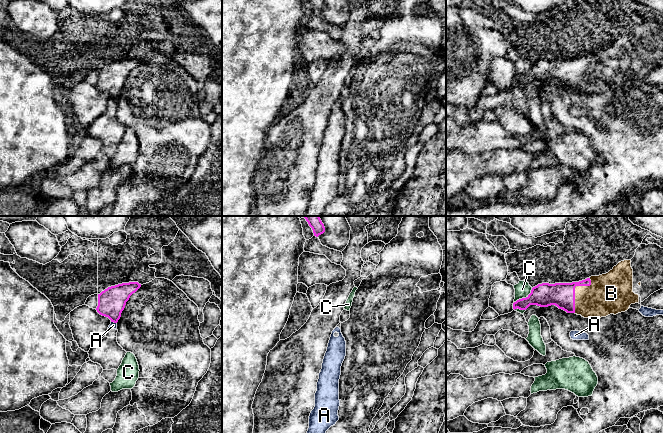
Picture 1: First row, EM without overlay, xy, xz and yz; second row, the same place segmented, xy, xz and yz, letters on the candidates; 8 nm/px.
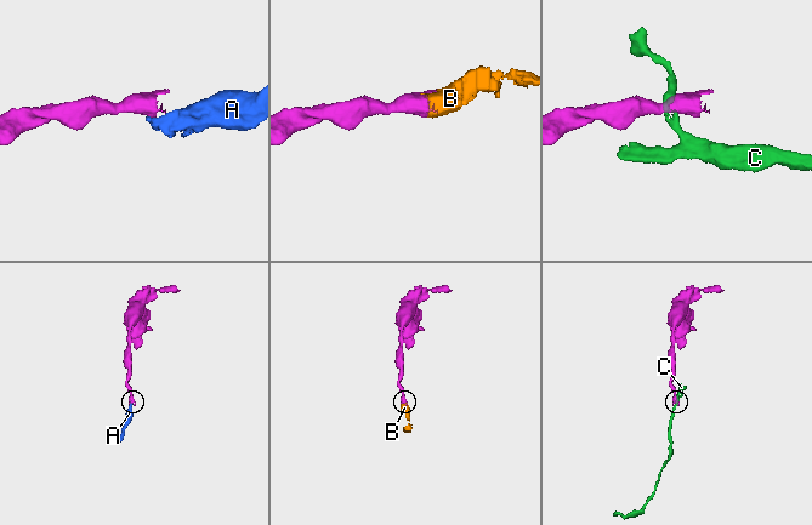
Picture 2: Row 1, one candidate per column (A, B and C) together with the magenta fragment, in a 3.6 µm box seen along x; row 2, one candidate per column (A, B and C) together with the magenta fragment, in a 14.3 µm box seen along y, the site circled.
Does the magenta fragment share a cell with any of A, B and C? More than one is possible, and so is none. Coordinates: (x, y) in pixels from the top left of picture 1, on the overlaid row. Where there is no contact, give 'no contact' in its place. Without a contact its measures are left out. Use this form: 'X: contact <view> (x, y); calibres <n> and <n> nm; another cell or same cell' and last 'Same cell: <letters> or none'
A: contact xy (114, 322); calibres 220 and 50 nm; another cell
B: contact yz (574, 289); calibres 200 and 300 nm; same cell
C: contact yz (524, 298); calibres 190 and 120 nm; another cell
Same cell: B

